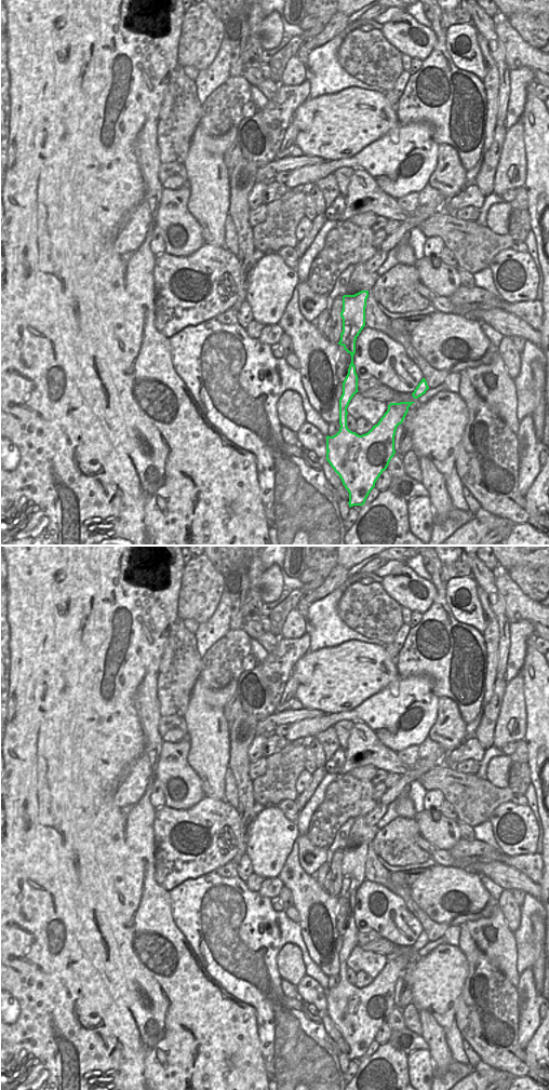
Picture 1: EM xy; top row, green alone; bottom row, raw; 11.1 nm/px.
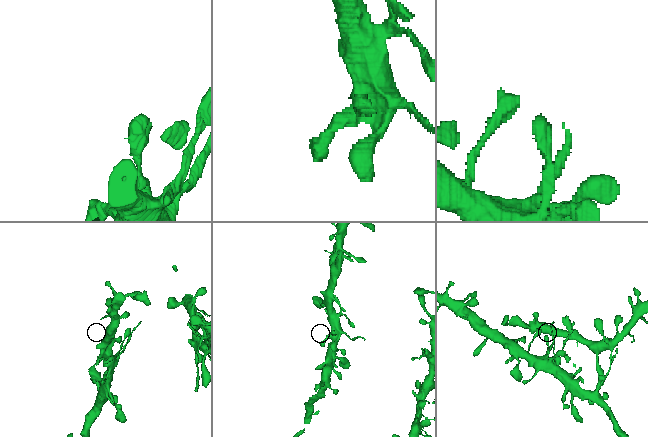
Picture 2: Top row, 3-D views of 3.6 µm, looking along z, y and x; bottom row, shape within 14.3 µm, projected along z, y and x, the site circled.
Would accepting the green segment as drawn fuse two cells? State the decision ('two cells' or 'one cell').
two cells

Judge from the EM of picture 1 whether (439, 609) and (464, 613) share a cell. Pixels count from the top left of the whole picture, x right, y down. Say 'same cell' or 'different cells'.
different cells

